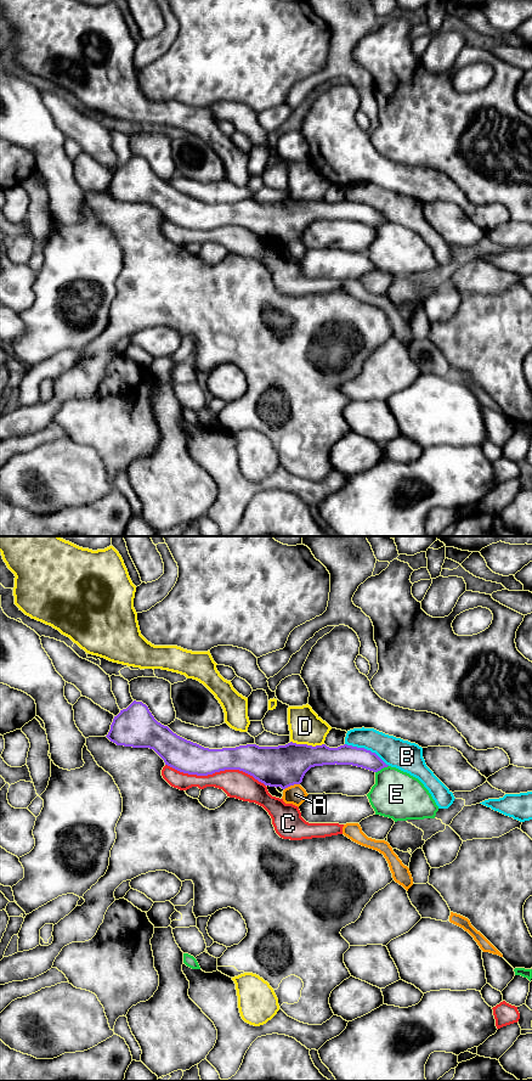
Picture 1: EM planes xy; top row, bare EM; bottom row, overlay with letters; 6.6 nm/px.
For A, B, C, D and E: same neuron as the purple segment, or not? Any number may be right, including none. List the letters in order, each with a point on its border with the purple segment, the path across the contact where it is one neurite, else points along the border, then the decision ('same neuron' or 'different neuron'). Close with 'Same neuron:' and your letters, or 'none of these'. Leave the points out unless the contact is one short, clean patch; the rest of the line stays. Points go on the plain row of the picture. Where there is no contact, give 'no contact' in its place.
A: xy (292, 240) | across xy (282, 221), (287, 226), (292, 240), (295, 249) | same neuron
B: xy (366, 204) | different neuron
C: xy (215, 226) | different neuron
D: xy (306, 200) | different neuron
E: xy (381, 223) | different neuron
Same neuron: A

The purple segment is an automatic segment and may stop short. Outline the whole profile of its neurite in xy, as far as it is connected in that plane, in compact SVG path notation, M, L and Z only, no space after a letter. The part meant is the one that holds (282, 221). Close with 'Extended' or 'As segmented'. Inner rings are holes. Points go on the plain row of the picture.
M136 156L114 171L106 192L117 201L153 204L165 220L188 230L243 226L265 241L281 242L283 257L298 263L309 250L300 238L311 223L336 219L378 227L389 221L375 208L347 199L329 203L290 197L278 202L204 203L158 178L148 162Z. Extended

